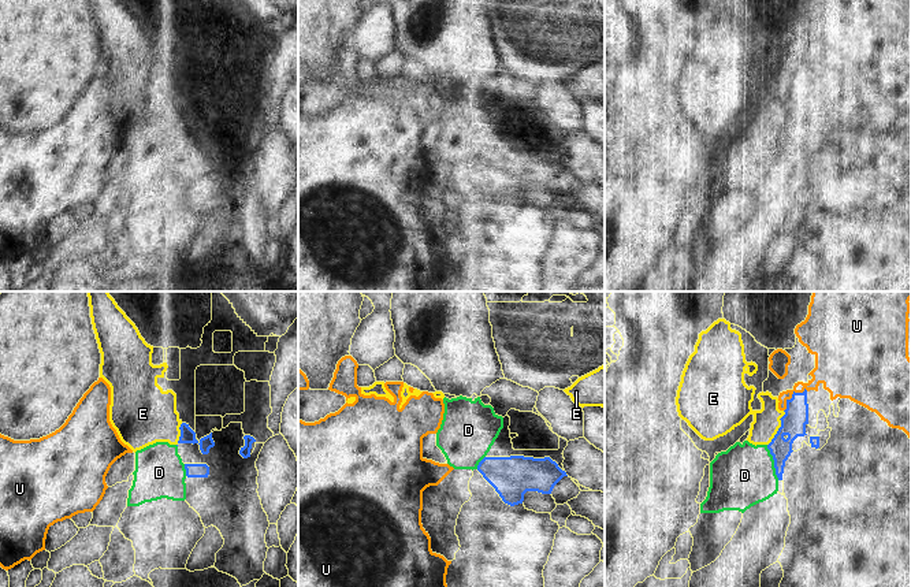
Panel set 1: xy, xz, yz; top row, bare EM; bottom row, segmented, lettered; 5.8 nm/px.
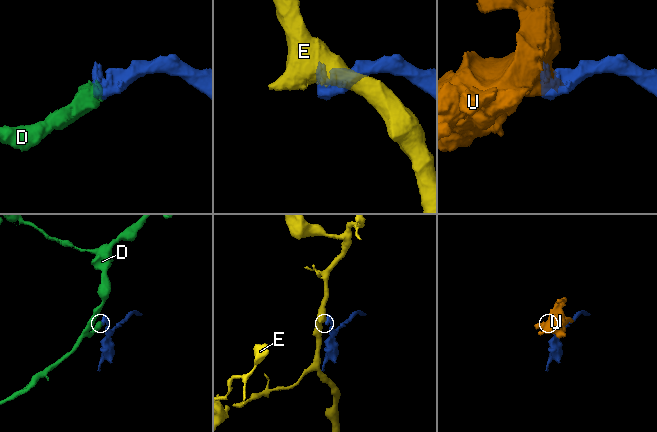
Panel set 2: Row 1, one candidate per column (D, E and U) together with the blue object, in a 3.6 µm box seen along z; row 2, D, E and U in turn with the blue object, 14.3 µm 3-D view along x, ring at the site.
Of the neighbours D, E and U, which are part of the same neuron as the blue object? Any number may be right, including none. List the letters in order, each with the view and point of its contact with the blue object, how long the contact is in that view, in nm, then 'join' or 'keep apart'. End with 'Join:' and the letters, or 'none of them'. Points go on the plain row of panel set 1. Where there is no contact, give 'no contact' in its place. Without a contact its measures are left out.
D: yz (774, 156) | 220 nm | join
E: yz (779, 122) | 220 nm | keep apart
U: yz (792, 89) | 190 nm | keep apart
Join: D

